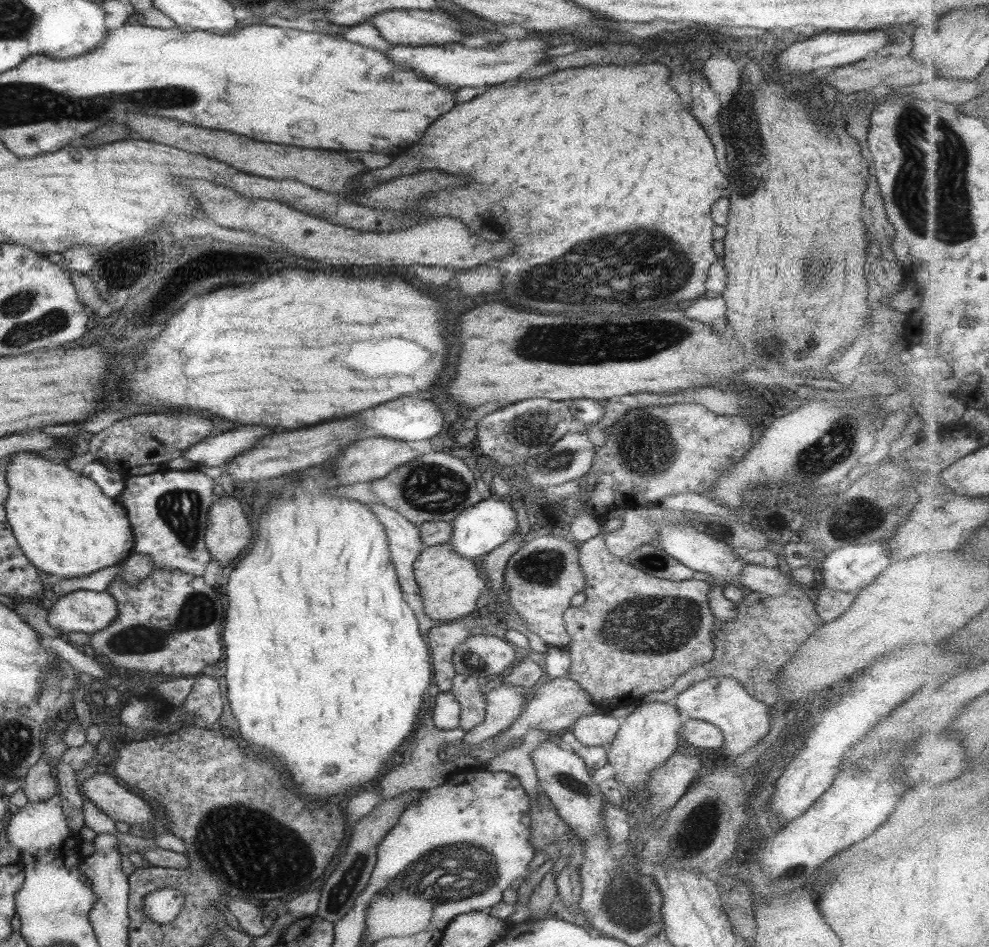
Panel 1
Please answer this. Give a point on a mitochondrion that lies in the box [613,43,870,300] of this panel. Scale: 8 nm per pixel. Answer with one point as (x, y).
(746, 156)

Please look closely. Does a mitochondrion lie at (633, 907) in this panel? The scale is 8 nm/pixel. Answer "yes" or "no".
yes

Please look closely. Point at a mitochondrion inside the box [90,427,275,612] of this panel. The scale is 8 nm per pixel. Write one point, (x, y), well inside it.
(181, 510)

